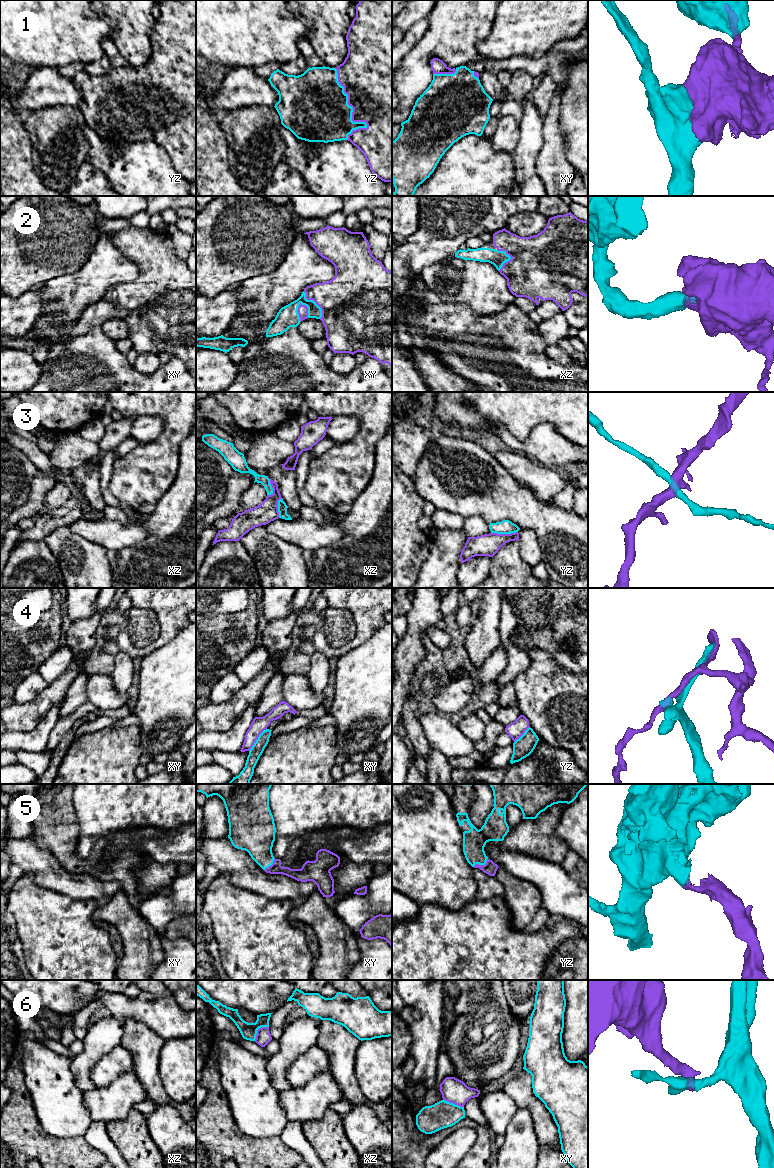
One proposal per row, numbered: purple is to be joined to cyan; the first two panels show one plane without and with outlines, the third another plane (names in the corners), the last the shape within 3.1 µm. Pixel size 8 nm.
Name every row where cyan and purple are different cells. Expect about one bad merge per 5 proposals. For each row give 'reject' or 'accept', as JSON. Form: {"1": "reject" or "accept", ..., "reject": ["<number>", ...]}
{"1": "accept", "2": "accept", "3": "reject", "4": "reject", "5": "accept", "6": "reject", "reject": ["3", "4", "6"]}

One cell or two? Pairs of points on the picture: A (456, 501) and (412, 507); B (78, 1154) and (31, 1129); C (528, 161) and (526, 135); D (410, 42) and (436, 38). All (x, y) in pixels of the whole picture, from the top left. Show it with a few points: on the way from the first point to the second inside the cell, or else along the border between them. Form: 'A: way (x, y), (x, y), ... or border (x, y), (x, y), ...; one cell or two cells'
A: border (412, 482), (417, 493), (425, 501); two cells
B: way (66, 1154), (56, 1154), (43, 1141); one cell
C: way (527, 155), (527, 141); one cell
D: border (428, 20), (428, 29), (402, 59); two cells

